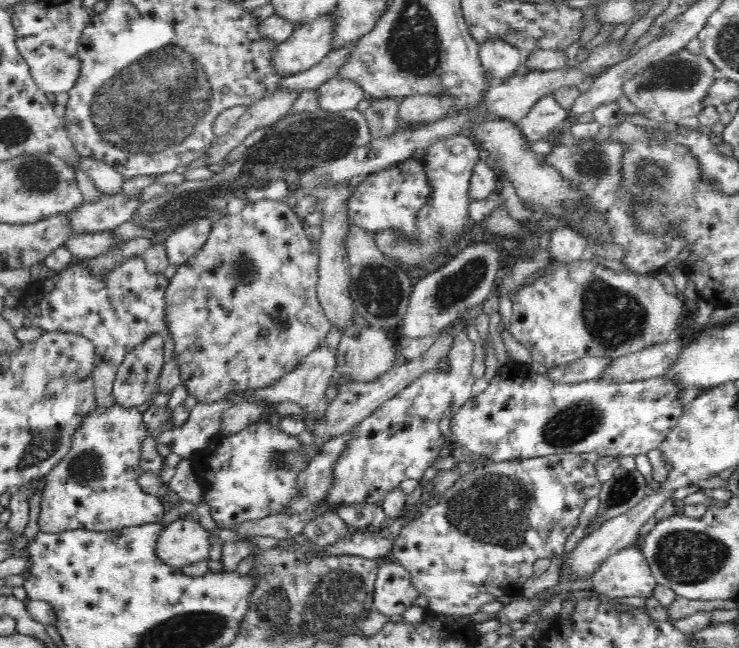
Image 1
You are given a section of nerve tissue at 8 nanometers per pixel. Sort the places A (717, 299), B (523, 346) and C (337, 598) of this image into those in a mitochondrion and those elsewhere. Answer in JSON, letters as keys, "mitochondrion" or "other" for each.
{"A":"other","B":"other","C":"mitochondrion"}

